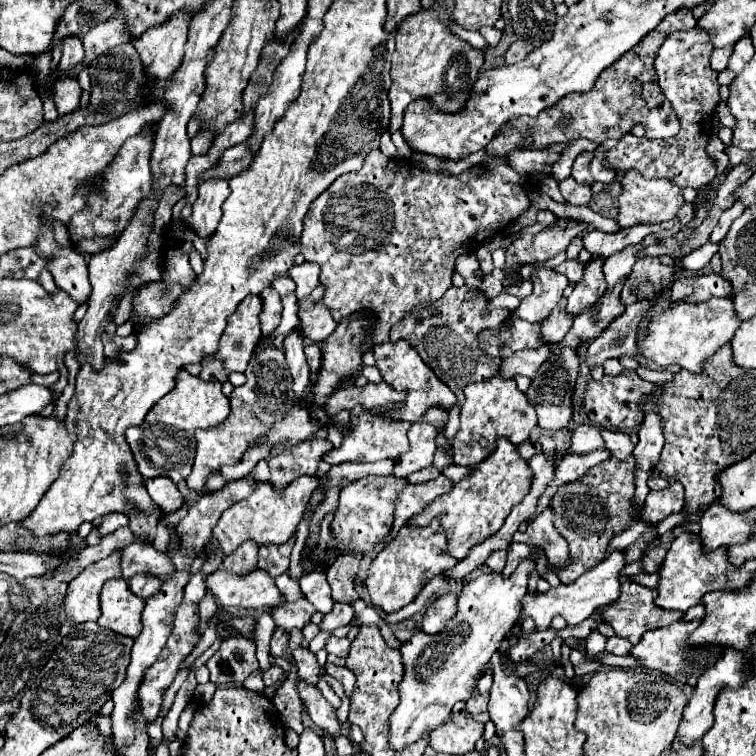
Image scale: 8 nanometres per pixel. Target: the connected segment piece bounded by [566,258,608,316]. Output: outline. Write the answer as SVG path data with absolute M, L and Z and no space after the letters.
M594 258L592 262L586 264L584 268L584 280L580 280L574 288L574 292L568 296L568 314L580 314L586 312L586 308L594 306L598 302L598 298L606 292L606 280L604 280L604 272L602 272L604 260L602 258Z

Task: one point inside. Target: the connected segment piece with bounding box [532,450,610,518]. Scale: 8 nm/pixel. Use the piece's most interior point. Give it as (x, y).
(573, 466)

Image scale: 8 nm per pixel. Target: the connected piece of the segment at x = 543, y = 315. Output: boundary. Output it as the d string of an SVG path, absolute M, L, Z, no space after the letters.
M542 268L532 274L532 284L534 294L522 300L522 304L512 312L510 322L516 318L524 318L528 322L544 322L558 306L558 300L568 286L568 278L556 274L552 268Z

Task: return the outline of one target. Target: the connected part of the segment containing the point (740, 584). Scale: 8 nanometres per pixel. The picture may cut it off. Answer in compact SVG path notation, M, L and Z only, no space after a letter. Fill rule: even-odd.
M682 532L678 538L672 540L670 548L668 548L668 554L664 558L664 566L660 570L660 584L658 584L658 598L656 598L656 604L660 608L668 608L668 610L680 610L680 612L686 612L688 608L696 606L696 604L702 604L702 598L706 592L710 590L736 590L736 588L744 588L744 572L740 568L736 568L734 564L730 564L728 560L728 554L726 554L728 548L718 548L716 552L706 552L704 546L702 546L702 540L700 540L700 534L692 534L692 532Z

